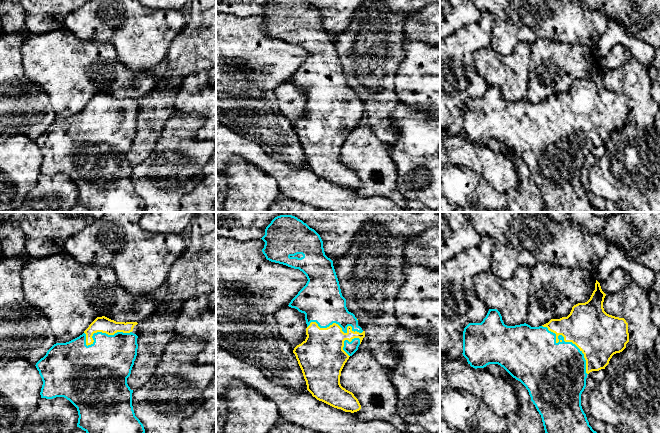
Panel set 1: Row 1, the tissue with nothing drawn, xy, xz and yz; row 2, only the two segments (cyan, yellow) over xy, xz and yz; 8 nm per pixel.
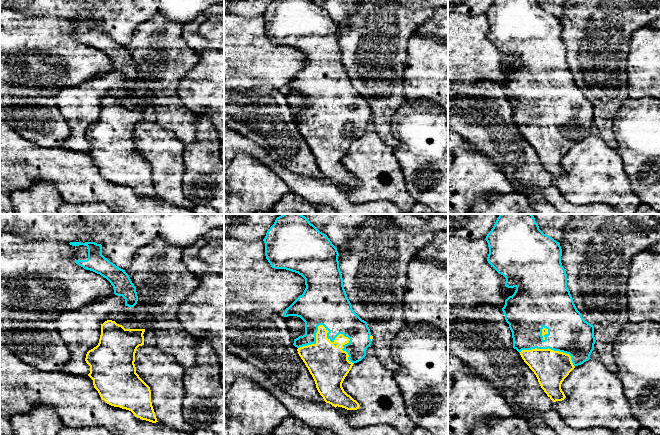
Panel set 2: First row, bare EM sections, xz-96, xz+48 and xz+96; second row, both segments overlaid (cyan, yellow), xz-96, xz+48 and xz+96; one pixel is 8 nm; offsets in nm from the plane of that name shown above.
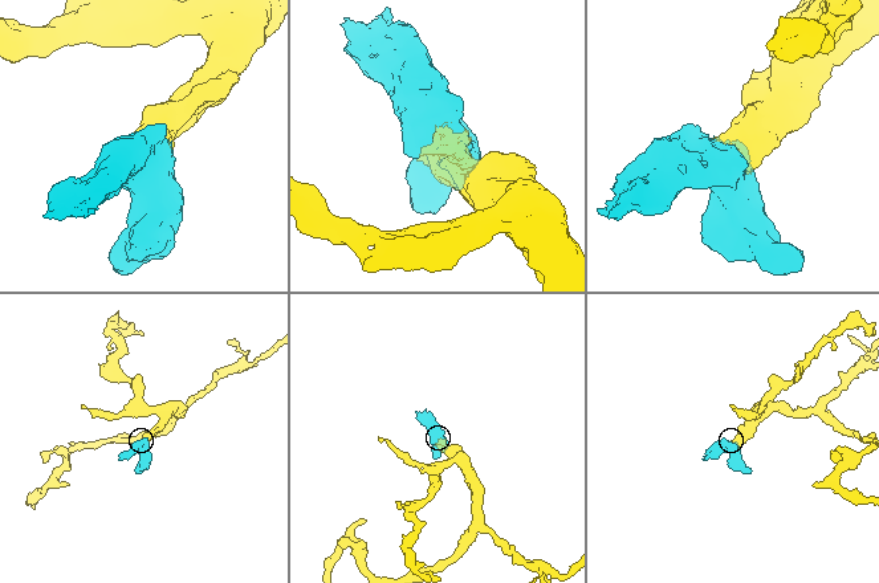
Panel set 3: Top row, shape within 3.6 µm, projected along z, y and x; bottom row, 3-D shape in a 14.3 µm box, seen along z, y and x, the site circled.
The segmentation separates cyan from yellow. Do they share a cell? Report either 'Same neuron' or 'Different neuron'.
Same neuron

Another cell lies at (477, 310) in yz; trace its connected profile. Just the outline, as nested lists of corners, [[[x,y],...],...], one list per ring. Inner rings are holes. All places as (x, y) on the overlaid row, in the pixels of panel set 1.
[[[488,235],[481,236],[480,245],[476,248],[465,249],[456,256],[440,264],[440,364],[459,359],[463,353],[463,331],[469,323],[481,323],[489,309],[481,301],[473,287],[473,278],[490,269],[490,259],[494,249],[494,242]]]

